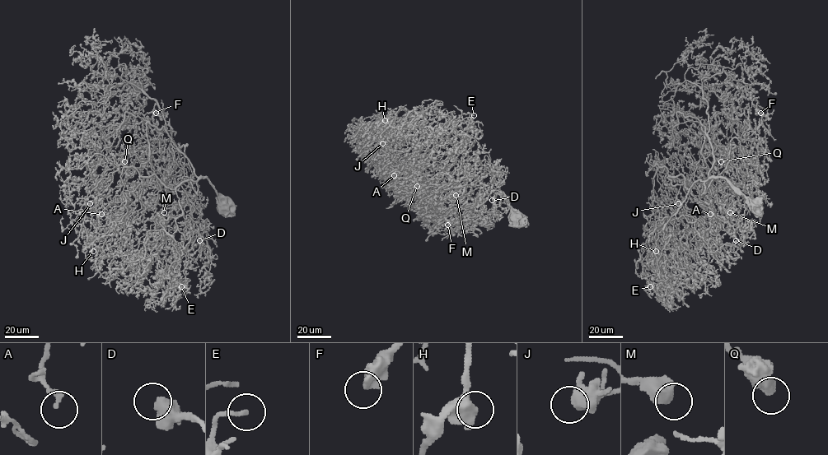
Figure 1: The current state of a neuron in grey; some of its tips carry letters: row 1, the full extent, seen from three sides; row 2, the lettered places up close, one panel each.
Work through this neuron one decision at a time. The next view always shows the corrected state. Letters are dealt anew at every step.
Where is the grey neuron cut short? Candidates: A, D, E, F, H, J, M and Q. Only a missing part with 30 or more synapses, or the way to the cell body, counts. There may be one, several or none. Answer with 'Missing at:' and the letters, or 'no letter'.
Missing at: no letter

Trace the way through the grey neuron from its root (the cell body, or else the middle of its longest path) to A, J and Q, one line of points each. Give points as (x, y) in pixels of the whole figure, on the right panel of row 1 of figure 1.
A: (754, 203), (723, 178), (688, 188), (682, 174), (668, 177), (686, 183), (693, 201), (712, 203), (710, 214)
J: (754, 203), (723, 178), (698, 179), (688, 188), (682, 174), (669, 176), (657, 164), (661, 194), (678, 203)
Q: (754, 203), (726, 179), (709, 177), (713, 148), (699, 122), (704, 162), (702, 155), (708, 152), (721, 161)

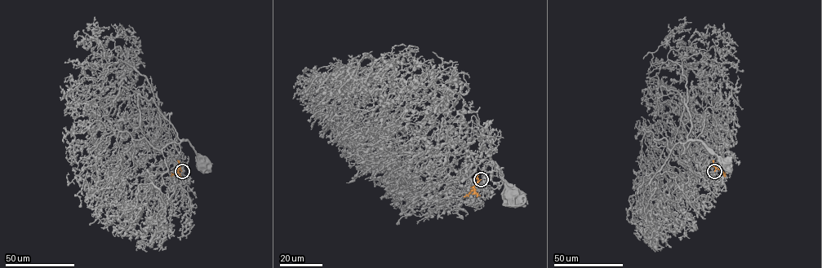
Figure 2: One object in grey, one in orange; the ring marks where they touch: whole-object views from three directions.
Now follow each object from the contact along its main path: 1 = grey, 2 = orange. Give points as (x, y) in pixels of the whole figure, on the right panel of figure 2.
1: (713, 171), (724, 155), (703, 126), (708, 113), (684, 152), (685, 143), (701, 140), (725, 162)
2: (714, 171), (719, 169), (726, 176)

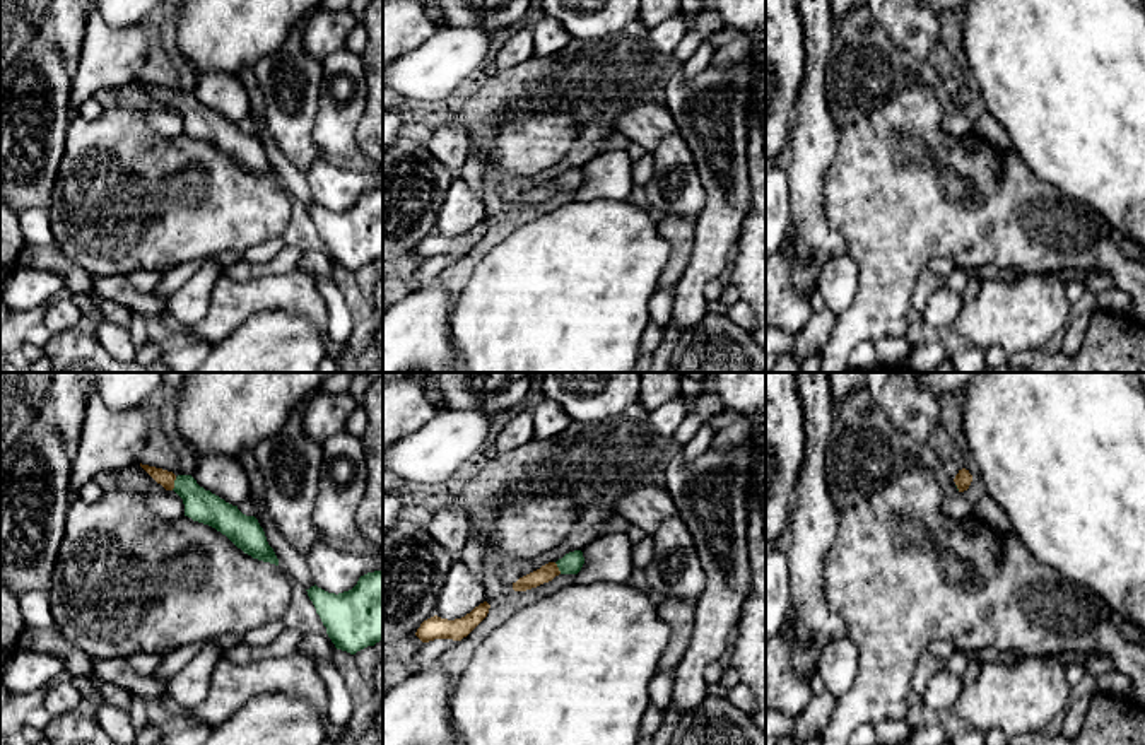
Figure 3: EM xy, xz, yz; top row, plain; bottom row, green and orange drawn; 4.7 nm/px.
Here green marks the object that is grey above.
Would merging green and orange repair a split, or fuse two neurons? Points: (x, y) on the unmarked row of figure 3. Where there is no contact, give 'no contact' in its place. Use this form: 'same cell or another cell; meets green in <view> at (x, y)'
same cell; meets green in xy at (175, 101)

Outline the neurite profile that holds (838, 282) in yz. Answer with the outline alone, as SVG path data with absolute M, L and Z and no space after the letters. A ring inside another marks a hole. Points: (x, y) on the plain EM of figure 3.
M848 253L829 260L820 270L817 289L824 308L836 314L846 311L856 297L858 282L860 268Z

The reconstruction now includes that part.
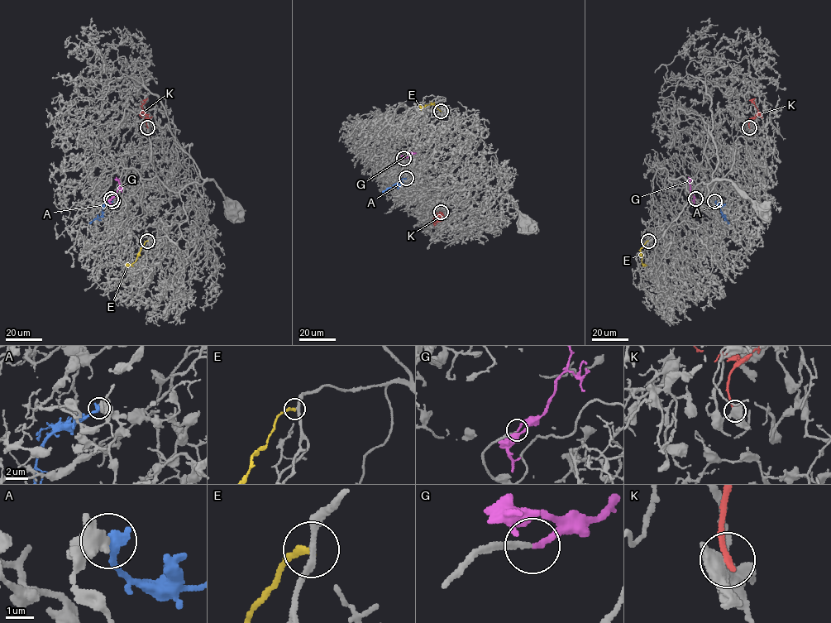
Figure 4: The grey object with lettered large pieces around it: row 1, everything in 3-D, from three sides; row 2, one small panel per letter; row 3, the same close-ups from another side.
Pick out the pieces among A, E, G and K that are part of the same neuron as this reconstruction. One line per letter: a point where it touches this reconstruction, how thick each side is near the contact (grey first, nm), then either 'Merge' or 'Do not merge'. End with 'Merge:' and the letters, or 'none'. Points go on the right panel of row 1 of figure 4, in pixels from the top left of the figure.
A: Touches grey at (714, 201). Thickness 600 nm (grey) against 440 nm. Merge
E: Touches grey at (648, 241). Thickness 200 nm (grey) against 240 nm. Do not merge
G: Touches grey at (695, 198). Thickness 200 nm (grey) against 180 nm. Merge
K: Touches grey at (749, 127). Thickness 480 nm (grey) against 260 nm. Do not merge
Merge: A, G

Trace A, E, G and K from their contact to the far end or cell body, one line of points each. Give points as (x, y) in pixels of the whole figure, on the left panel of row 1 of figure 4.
A: (112, 201), (103, 207), (100, 216), (88, 223)
E: (148, 241), (136, 260), (129, 265), (126, 262)
G: (111, 198), (119, 188), (117, 177)
K: (147, 126), (148, 116), (141, 105), (148, 98)

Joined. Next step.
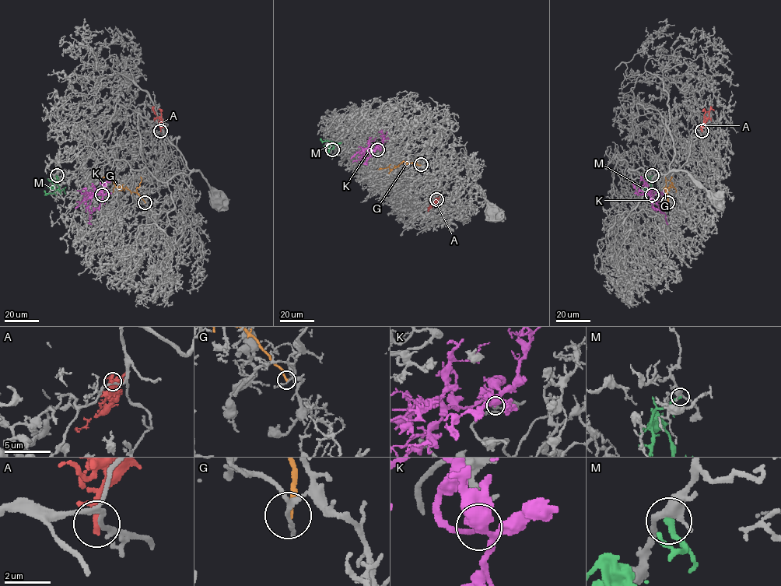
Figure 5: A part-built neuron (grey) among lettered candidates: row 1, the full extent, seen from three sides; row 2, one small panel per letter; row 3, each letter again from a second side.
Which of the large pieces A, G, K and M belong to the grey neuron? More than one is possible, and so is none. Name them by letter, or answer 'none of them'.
K

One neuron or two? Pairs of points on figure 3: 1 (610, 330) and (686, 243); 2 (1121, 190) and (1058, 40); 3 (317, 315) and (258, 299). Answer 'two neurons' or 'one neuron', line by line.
1: two neurons
2: one neuron
3: one neuron

